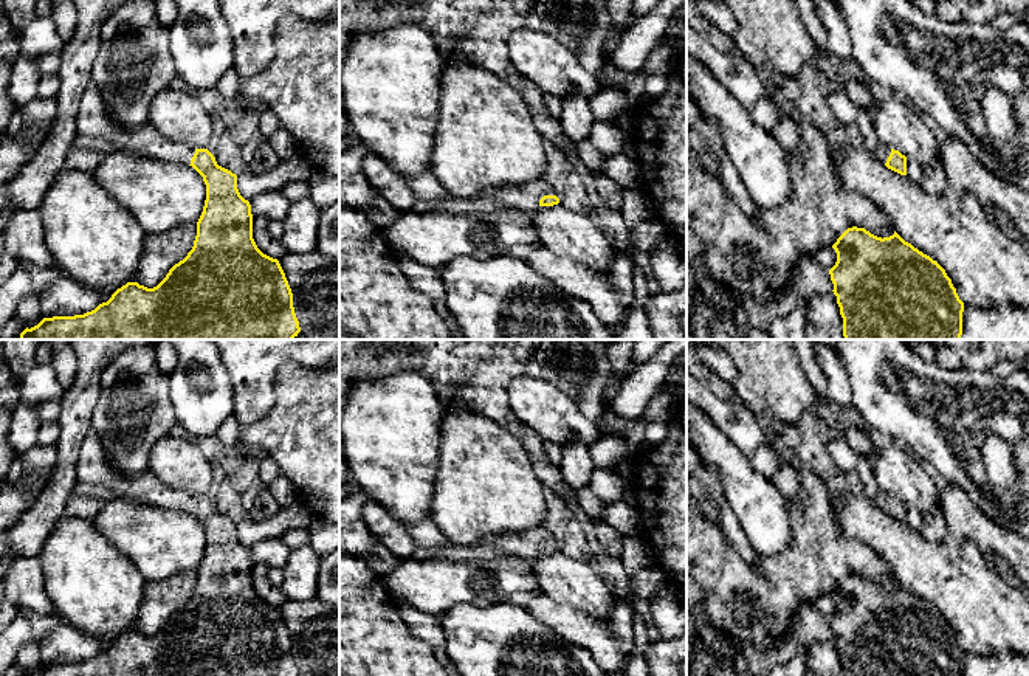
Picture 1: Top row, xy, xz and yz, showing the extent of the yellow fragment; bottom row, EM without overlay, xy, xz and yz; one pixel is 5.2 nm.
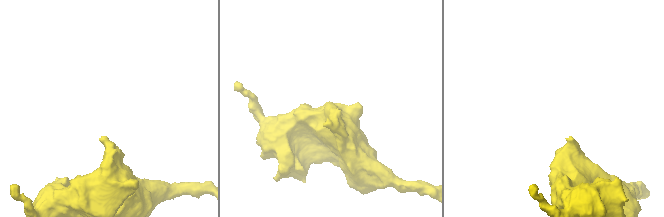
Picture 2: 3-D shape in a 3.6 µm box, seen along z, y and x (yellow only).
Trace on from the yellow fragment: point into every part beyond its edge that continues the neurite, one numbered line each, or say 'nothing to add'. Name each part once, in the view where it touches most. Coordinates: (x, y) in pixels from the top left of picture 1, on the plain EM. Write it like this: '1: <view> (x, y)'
1: xz (526, 544)

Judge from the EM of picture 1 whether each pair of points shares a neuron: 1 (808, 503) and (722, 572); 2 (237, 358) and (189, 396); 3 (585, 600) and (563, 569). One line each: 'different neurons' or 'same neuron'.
1: same neuron
2: different neurons
3: same neuron

